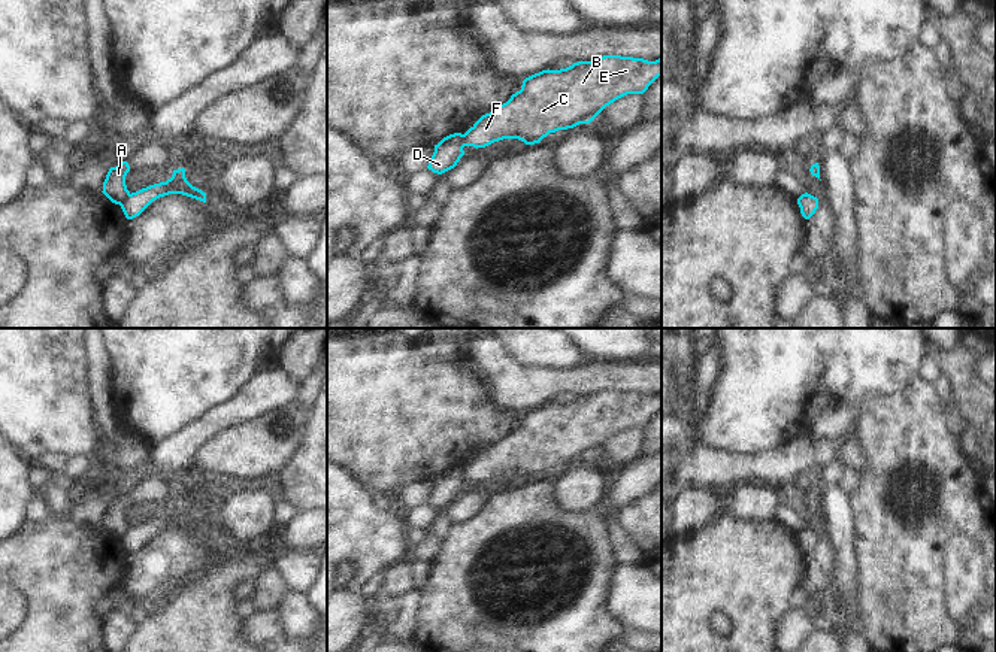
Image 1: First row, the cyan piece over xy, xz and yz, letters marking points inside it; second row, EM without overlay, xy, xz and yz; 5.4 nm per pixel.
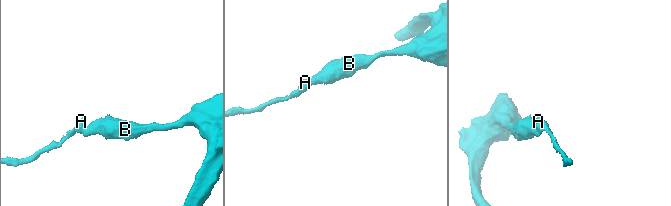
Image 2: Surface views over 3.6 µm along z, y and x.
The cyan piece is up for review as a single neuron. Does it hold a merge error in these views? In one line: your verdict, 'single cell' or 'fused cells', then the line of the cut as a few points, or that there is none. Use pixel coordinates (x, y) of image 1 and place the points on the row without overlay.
fused cells; cut in xy along (130, 528), (120, 539)

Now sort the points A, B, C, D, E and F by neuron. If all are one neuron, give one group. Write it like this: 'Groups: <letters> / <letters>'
Groups: A D / B C E F

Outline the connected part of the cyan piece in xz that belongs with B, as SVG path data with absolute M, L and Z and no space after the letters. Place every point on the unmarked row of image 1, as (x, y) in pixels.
M603 389L560 404L542 404L526 412L521 424L506 437L482 449L463 468L463 479L478 483L503 473L518 473L526 479L539 477L550 467L590 458L606 440L627 428L644 428L659 410L662 392L648 395L621 389Z

